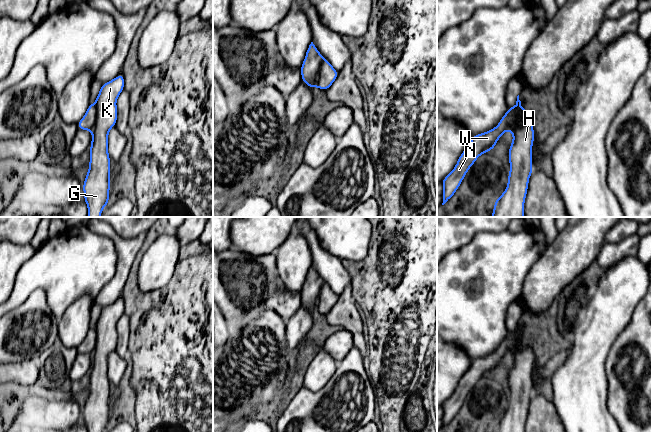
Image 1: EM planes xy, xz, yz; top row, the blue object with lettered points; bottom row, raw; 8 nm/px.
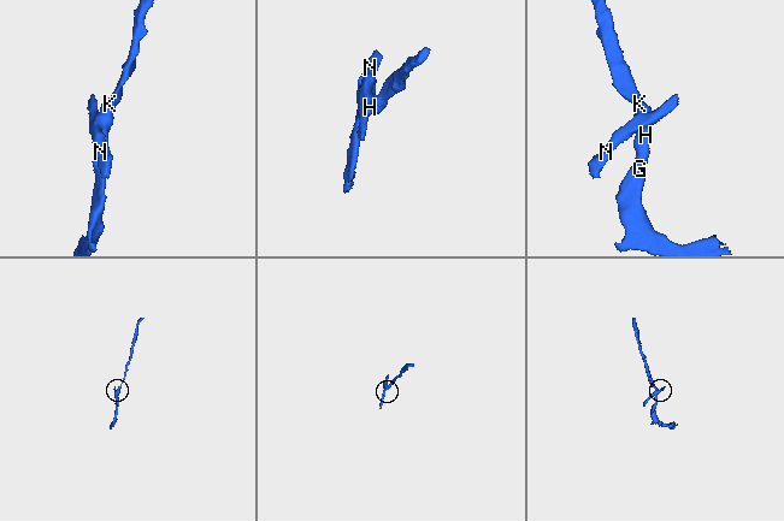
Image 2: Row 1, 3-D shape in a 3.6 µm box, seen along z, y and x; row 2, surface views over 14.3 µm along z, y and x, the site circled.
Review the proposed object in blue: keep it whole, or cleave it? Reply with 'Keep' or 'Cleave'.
Cleave

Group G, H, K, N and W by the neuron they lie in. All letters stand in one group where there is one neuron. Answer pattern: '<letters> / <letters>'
G H K / N W

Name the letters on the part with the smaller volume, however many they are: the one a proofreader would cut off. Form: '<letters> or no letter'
N, W

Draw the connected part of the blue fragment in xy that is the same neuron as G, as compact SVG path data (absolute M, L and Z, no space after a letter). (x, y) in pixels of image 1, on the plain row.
M124 299L101 309L96 322L96 347L92 353L89 394L83 407L88 432L104 432L109 427L110 381L108 357L116 349L116 324L124 314Z

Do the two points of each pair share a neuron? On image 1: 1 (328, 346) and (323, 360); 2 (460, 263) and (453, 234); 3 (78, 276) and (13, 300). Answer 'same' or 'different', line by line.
1: different
2: different
3: same

